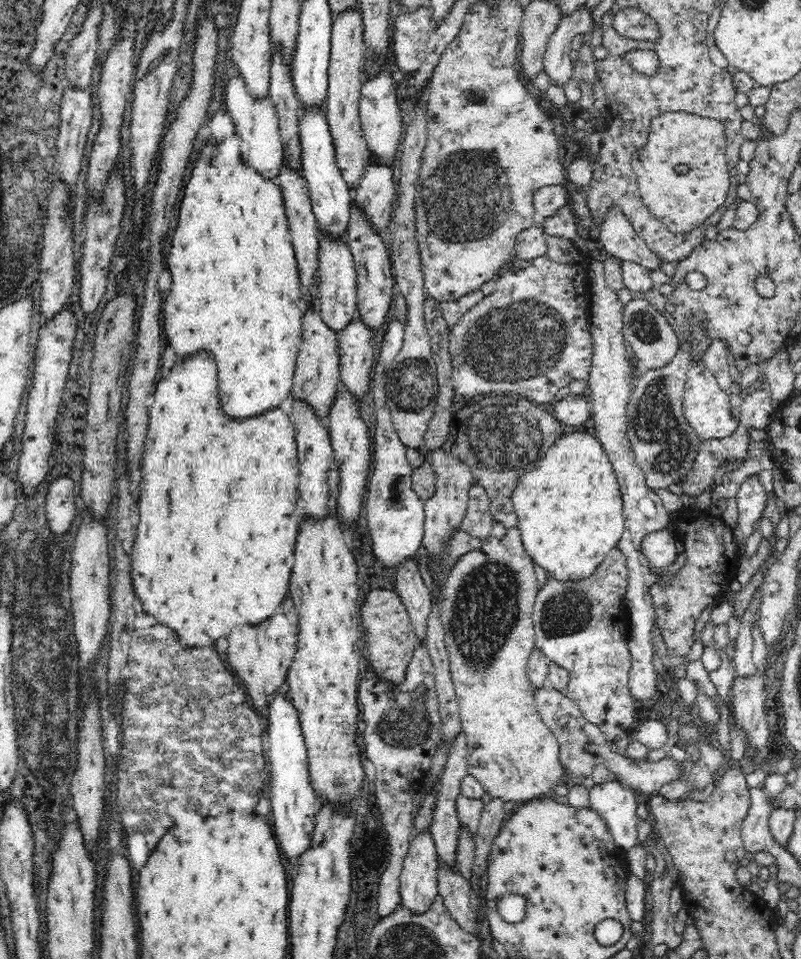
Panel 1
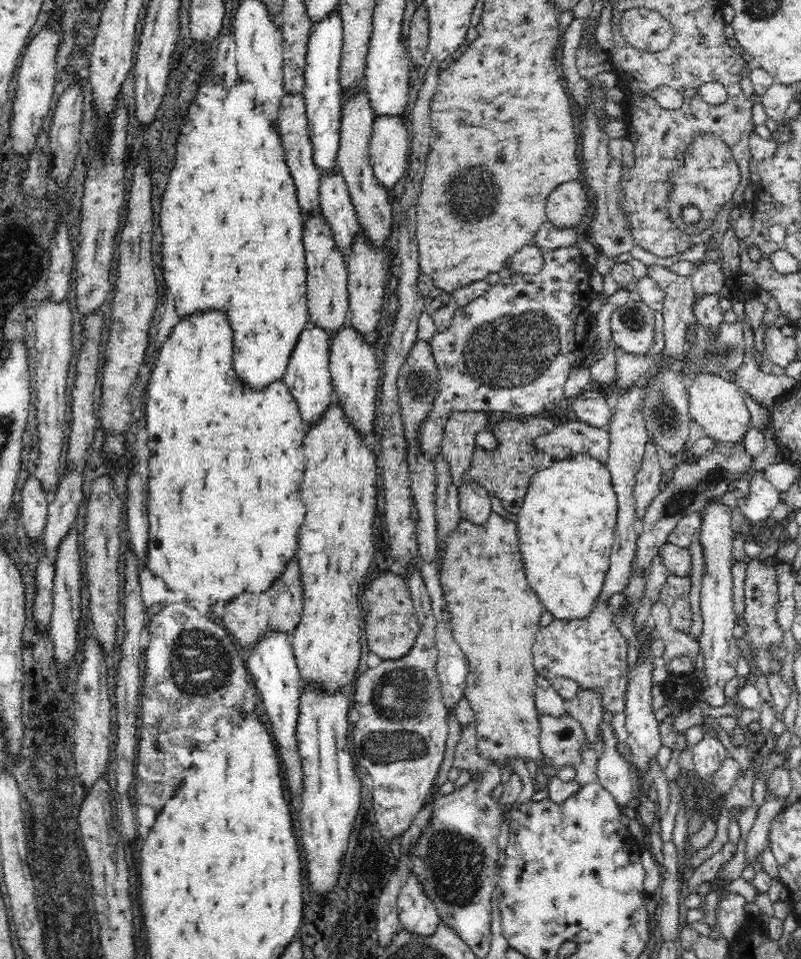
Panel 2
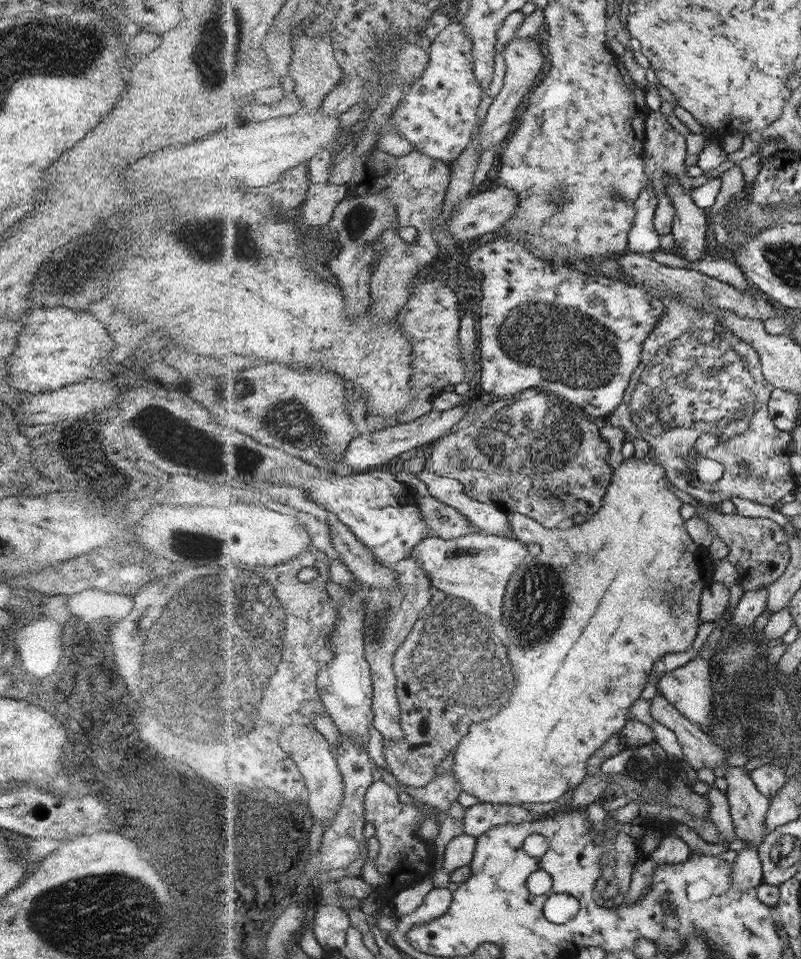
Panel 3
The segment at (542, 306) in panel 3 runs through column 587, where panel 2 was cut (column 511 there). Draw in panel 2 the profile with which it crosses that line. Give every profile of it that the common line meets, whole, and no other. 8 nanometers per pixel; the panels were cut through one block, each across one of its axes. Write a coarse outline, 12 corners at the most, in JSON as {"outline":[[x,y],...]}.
{"outline":[[544,250],[429,340],[452,410],[538,416],[583,366],[594,268]]}

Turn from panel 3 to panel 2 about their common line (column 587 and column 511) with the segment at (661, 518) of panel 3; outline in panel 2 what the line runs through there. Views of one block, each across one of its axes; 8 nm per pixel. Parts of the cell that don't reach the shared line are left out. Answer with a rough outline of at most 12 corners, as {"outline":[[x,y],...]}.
{"outline":[[517,524],[448,532],[440,582],[481,758],[542,758],[544,606]]}

